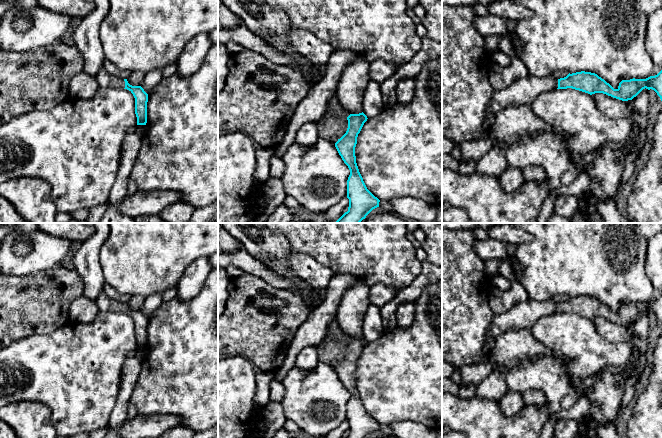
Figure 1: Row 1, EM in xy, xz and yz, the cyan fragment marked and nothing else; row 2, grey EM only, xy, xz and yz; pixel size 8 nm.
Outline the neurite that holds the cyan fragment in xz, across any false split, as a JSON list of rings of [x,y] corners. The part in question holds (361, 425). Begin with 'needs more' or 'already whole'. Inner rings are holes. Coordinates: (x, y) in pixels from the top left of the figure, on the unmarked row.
needs more; [[[336,318],[328,324],[324,341],[346,342],[348,344],[346,357],[335,367],[339,379],[350,394],[347,404],[349,431],[344,438],[369,438],[373,433],[379,431],[380,424],[367,413],[355,380],[358,358],[368,342],[363,336],[350,338],[343,332]]]

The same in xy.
needs more; [[[104,291],[100,292],[94,302],[99,308],[100,312],[129,314],[135,322],[137,349],[146,349],[148,318],[141,310],[130,309],[127,303],[122,303],[111,299]]]

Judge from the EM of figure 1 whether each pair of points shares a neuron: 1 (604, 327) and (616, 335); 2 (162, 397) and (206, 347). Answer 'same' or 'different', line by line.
1: same
2: same

